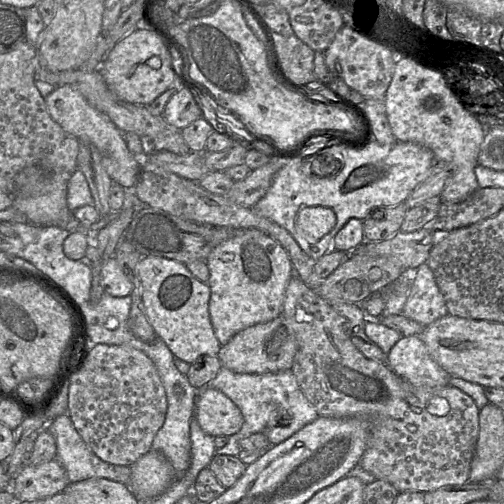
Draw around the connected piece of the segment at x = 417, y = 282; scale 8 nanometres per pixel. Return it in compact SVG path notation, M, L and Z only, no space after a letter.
M426 263L412 271L410 281L410 290L401 312L402 316L428 326L448 314L434 274Z

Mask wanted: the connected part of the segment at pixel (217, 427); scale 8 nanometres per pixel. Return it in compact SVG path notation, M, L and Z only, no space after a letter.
M213 388L197 391L194 417L201 429L213 437L237 433L244 421L233 401Z

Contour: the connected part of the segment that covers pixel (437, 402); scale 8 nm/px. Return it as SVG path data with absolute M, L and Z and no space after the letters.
M294 275L287 285L281 316L293 330L298 343L291 371L319 416L359 417L367 422L369 439L359 466L377 480L392 484L399 493L426 493L468 482L479 434L480 412L470 396L452 385L413 385L395 374L386 362L366 358L352 343L342 316L297 275Z

